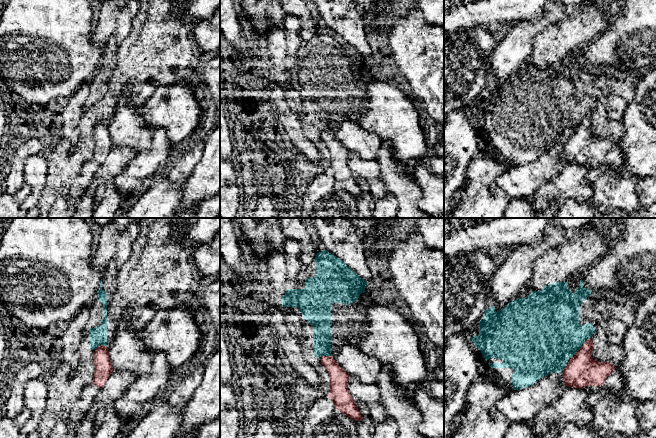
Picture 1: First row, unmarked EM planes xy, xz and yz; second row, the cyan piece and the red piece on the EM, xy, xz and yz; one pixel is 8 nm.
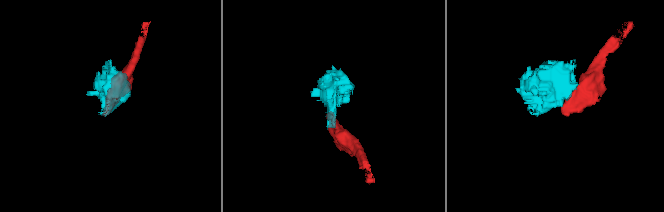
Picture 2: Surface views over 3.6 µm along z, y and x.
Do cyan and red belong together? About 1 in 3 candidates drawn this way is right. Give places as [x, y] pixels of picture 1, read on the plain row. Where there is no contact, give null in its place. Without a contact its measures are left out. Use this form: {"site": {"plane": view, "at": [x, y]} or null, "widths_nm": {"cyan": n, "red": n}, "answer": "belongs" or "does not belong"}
{"site": {"plane": "yz", "at": [579, 124]}, "widths_nm": {"cyan": 480, "red": 260}, "answer": "does not belong"}

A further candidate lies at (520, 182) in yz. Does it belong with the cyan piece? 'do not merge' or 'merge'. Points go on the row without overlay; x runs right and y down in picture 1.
do not merge

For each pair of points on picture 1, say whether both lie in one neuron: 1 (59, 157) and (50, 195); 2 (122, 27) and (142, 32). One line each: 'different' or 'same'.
1: same
2: different

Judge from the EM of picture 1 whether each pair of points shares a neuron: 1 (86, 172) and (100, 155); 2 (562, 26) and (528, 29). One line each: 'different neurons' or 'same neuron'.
1: same neuron
2: different neurons

